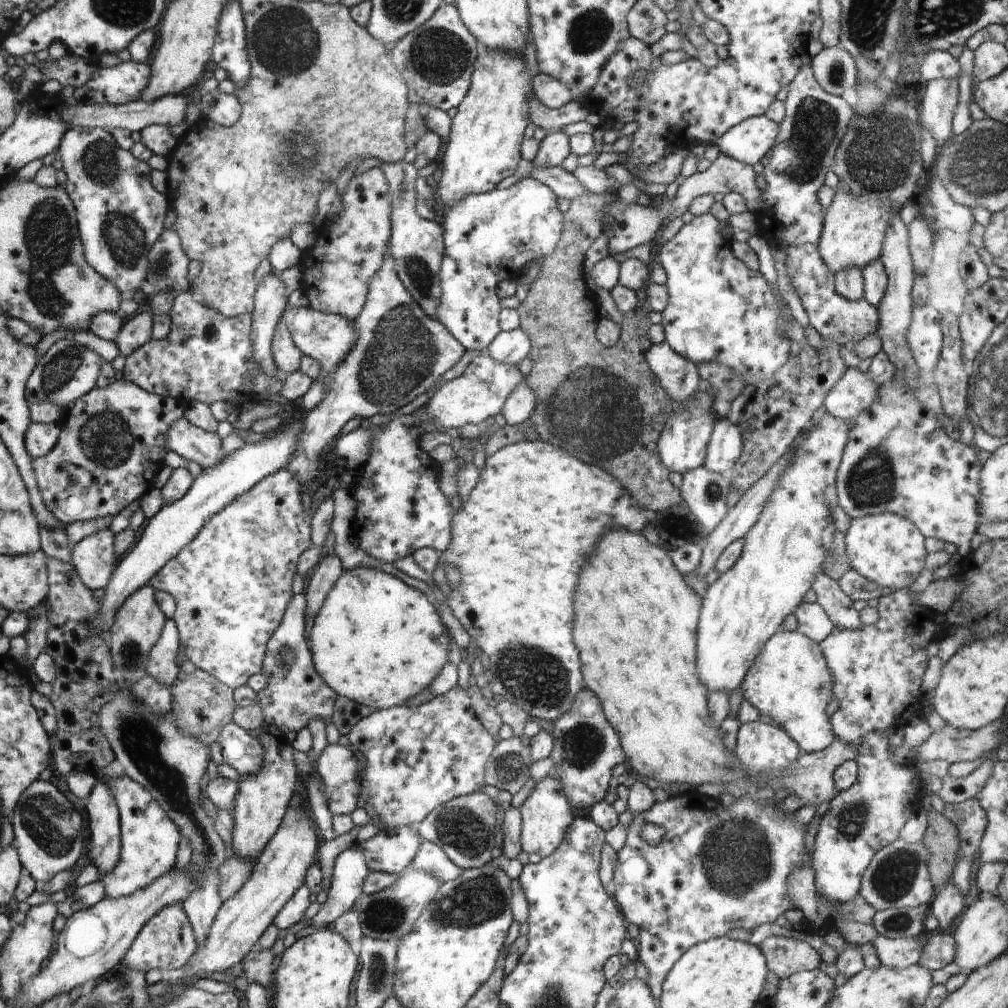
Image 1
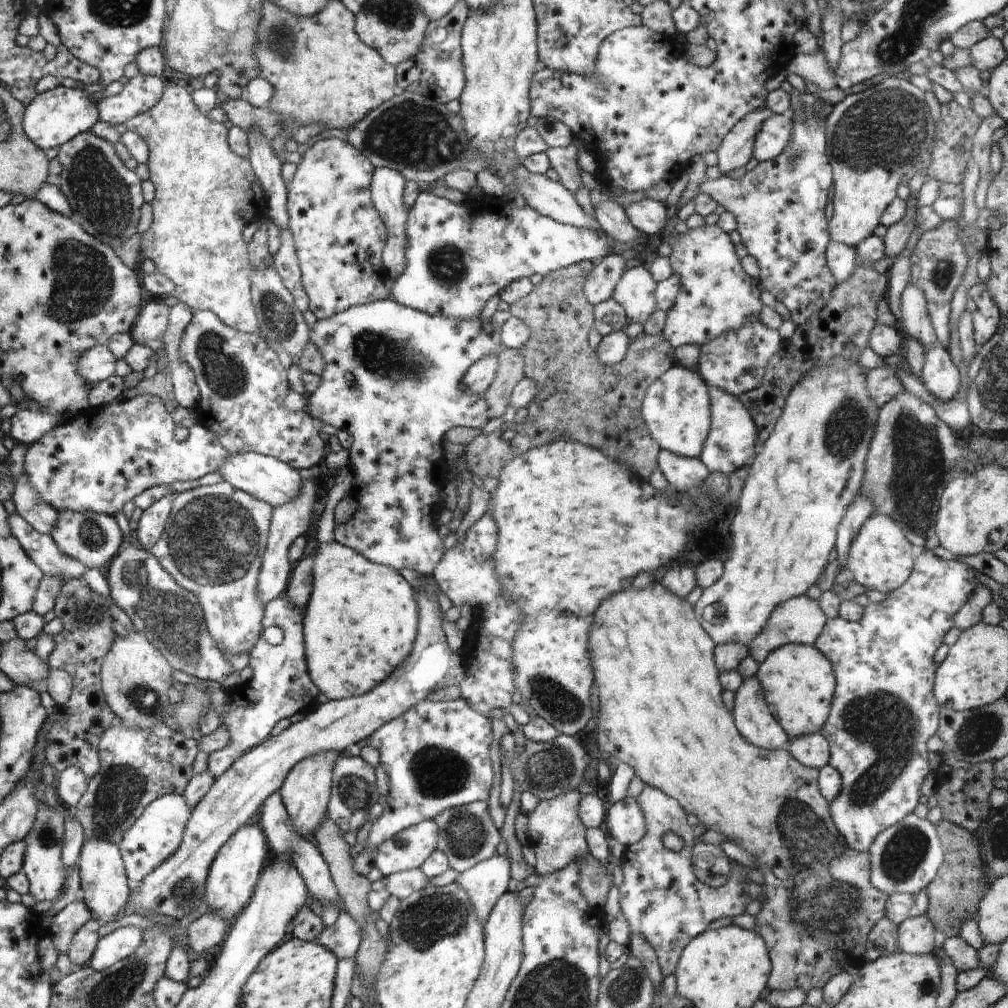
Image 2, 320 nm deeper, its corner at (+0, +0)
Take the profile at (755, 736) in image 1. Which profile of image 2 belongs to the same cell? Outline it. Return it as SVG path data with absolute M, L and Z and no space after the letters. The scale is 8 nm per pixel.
M756 674L741 682L731 713L747 743L768 750L785 748L788 744L790 738L770 712Z

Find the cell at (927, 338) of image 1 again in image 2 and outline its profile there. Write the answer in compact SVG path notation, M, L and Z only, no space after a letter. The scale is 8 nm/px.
M944 346L926 351L920 380L938 401L947 402L956 398L959 371Z

